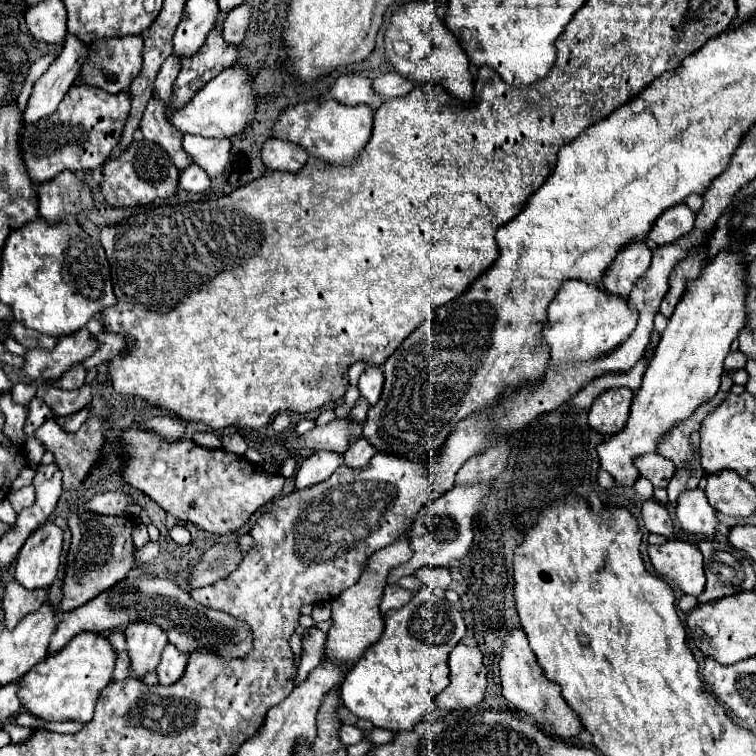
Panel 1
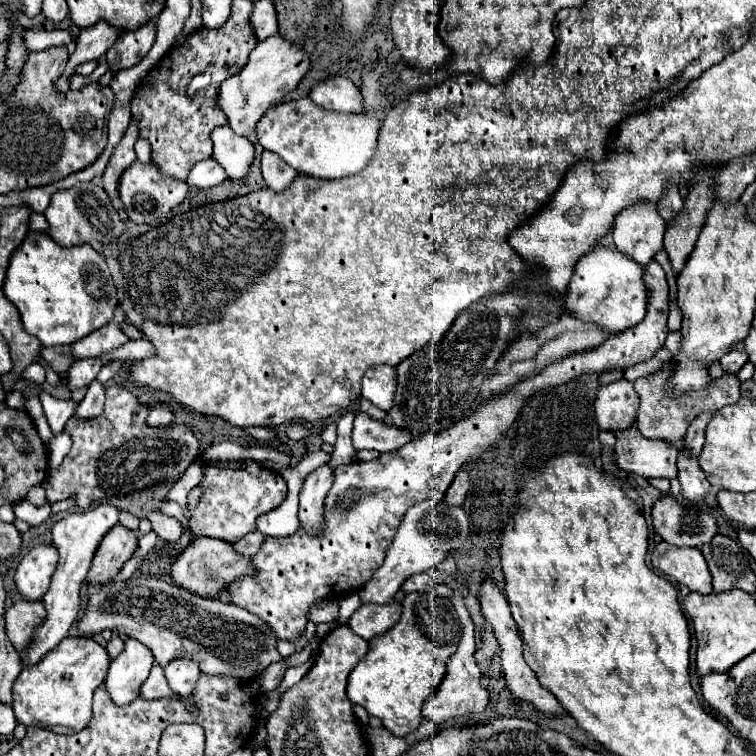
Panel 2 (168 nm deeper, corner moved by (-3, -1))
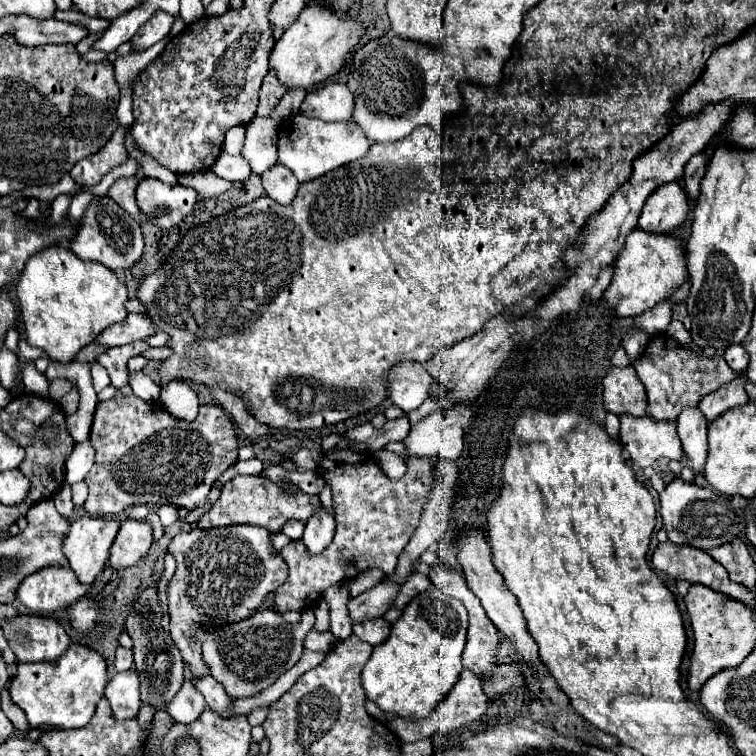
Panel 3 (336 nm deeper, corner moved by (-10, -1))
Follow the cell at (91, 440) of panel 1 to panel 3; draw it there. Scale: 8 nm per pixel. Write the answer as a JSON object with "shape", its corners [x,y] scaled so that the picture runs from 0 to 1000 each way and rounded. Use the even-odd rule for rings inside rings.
{"shape":[[[171,511],[155,516],[155,524],[131,532],[120,566],[120,587],[128,598],[126,614],[112,630],[118,659],[110,672],[120,683],[152,683],[179,667],[231,667],[237,672],[261,672],[271,667],[282,638],[313,611],[313,574],[306,553],[292,537],[266,534],[255,558],[226,550],[210,532],[192,532]]]}

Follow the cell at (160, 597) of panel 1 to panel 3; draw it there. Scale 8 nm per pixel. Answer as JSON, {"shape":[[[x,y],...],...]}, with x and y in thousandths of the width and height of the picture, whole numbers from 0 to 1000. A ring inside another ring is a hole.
{"shape":[[[411,804],[398,810],[398,823],[393,825],[393,844],[385,825],[380,825],[364,807],[340,807],[337,815],[319,820],[316,825],[298,828],[287,836],[263,839],[269,849],[269,870],[274,873],[279,892],[292,902],[306,923],[329,923],[358,905],[388,884],[401,865],[401,847],[417,825],[417,812]]]}

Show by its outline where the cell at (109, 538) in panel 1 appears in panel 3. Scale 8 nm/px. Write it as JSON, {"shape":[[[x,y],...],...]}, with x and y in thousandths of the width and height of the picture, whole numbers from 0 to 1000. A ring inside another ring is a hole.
{"shape":[[[168,685],[160,690],[160,698],[147,722],[144,746],[149,751],[179,749],[202,720],[202,698],[192,688]]]}

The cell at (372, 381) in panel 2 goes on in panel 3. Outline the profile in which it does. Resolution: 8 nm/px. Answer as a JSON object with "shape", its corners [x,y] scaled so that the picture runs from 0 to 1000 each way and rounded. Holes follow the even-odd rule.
{"shape":[[[528,479],[515,492],[515,526],[522,537],[544,545],[567,526],[570,495],[557,479]]]}

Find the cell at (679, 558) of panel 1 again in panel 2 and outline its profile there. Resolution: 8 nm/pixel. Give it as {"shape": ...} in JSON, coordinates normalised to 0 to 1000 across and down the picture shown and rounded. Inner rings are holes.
{"shape":[[[870,720],[862,730],[862,746],[876,759],[910,775],[915,783],[942,783],[942,762],[923,725],[894,725],[884,720]]]}

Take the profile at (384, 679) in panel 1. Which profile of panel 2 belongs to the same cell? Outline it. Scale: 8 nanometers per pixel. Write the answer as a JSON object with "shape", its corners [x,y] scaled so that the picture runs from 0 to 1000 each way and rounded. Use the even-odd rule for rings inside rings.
{"shape":[[[545,783],[534,791],[532,802],[534,807],[524,828],[519,828],[503,841],[495,841],[487,849],[489,860],[463,889],[460,910],[458,910],[466,931],[476,931],[479,937],[484,937],[489,947],[503,950],[508,963],[513,963],[524,974],[537,974],[556,960],[558,937],[569,926],[569,921],[582,910],[587,892],[590,892],[590,876],[603,862],[608,841],[611,841],[608,815],[593,791],[585,791],[571,783]]]}

